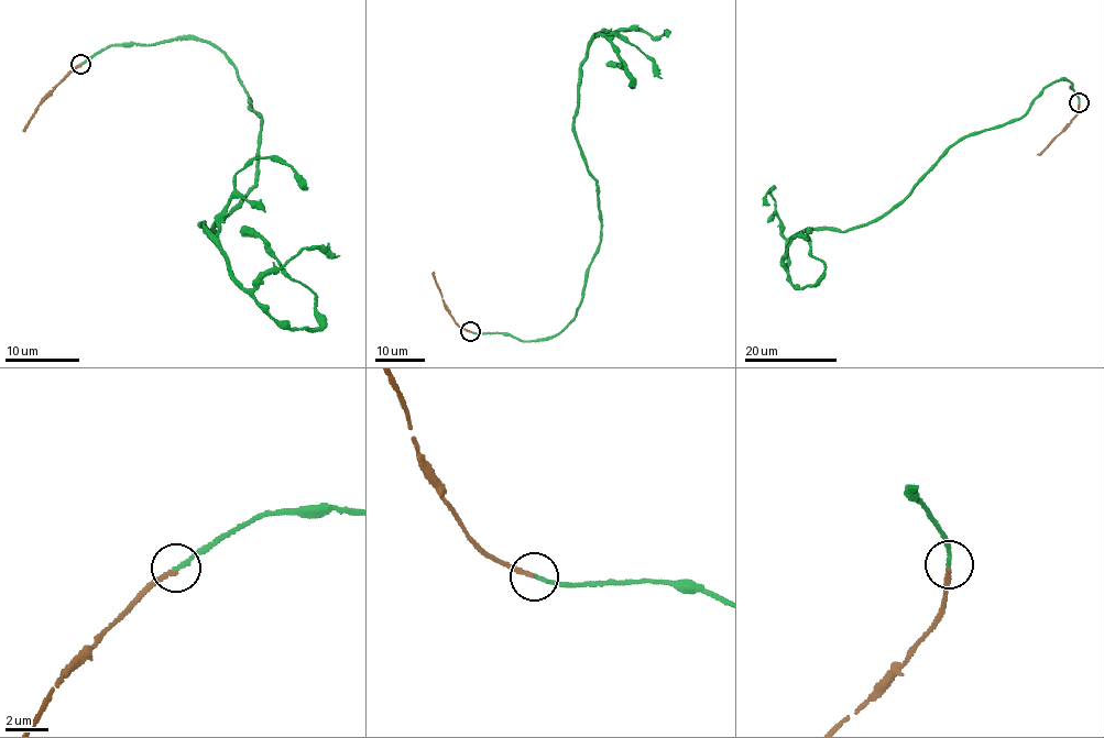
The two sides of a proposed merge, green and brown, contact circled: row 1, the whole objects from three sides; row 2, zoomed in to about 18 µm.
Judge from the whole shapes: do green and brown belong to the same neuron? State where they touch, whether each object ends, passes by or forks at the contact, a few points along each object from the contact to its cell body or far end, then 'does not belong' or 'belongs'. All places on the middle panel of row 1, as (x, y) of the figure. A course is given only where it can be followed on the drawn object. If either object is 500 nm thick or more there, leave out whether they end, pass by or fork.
place (470, 331); green ends; brown ends; course green (471, 331), (552, 339), (576, 314), (601, 230), (574, 120), (579, 64), (601, 33), (633, 85), (607, 64); course brown (470, 331), (450, 315), (441, 299), (434, 271); belongs

